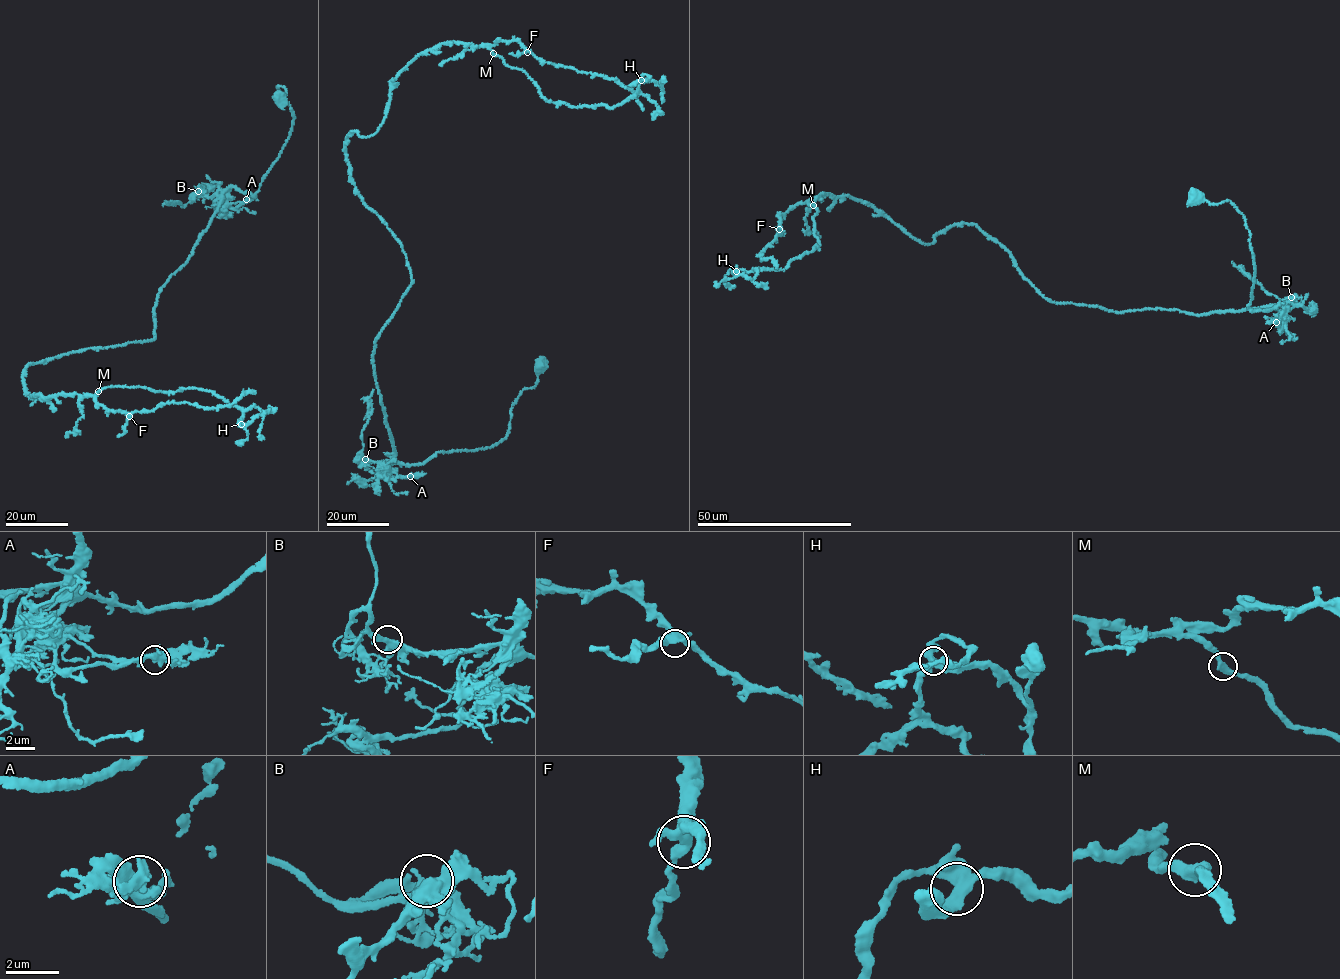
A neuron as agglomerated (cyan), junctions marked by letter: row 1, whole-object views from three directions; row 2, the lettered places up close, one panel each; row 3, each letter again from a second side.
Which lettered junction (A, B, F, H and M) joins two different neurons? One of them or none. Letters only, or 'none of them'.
A

